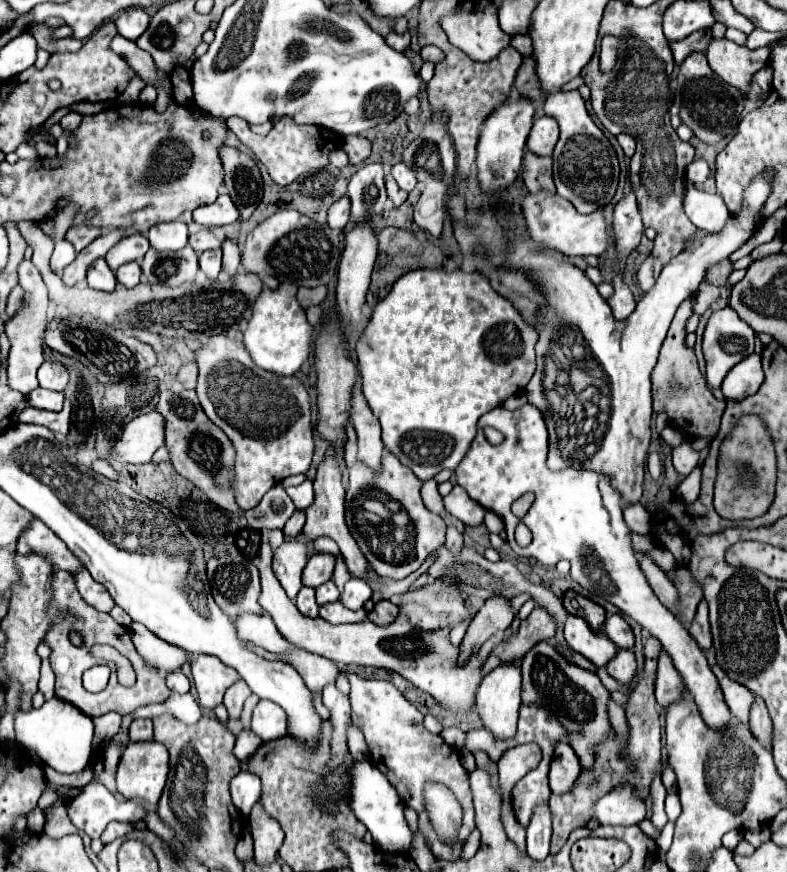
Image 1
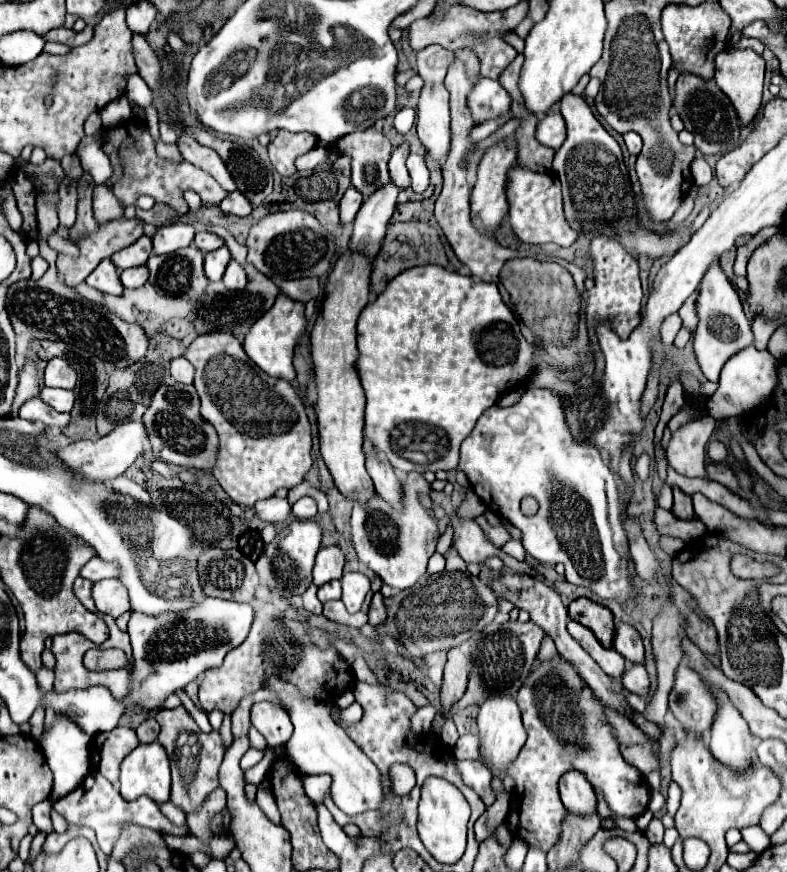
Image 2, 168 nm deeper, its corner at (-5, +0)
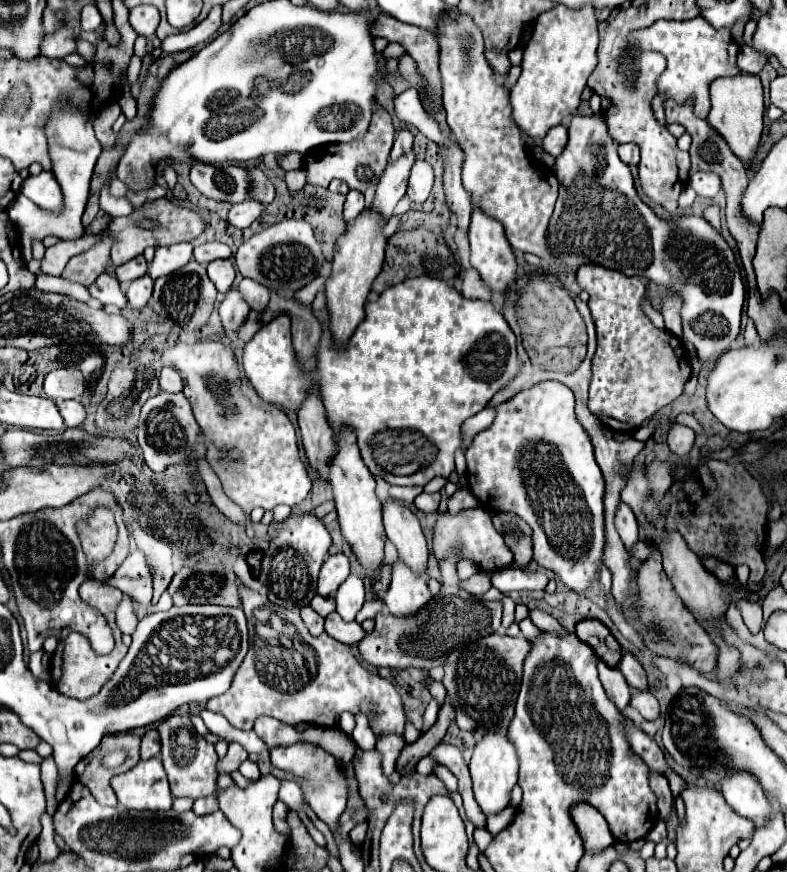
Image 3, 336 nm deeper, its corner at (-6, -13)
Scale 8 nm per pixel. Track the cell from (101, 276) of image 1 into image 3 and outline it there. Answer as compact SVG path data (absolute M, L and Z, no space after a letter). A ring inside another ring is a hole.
M102 273L88 289L90 289L90 295L104 305L116 305L116 307L124 309L128 303L126 295L120 291L120 283L114 275Z

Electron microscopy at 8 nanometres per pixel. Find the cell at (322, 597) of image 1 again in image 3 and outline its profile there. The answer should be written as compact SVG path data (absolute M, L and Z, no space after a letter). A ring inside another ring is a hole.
M316 595L316 597L310 601L310 607L312 607L318 615L326 617L326 615L330 615L330 613L336 609L336 603L334 603L334 597L320 597L320 595Z

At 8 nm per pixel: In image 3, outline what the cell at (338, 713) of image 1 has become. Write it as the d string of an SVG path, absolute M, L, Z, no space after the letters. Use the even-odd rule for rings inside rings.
M356 715L356 727L354 727L354 733L350 737L356 743L356 747L360 747L364 751L368 751L376 745L376 737L368 725L366 715Z

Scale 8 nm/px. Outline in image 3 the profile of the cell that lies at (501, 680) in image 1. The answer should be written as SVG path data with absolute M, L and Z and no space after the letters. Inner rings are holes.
M506 731L488 733L484 735L474 749L472 761L470 761L470 777L474 785L474 799L480 805L484 815L496 815L510 803L510 791L518 781L518 757L516 749L506 737Z

